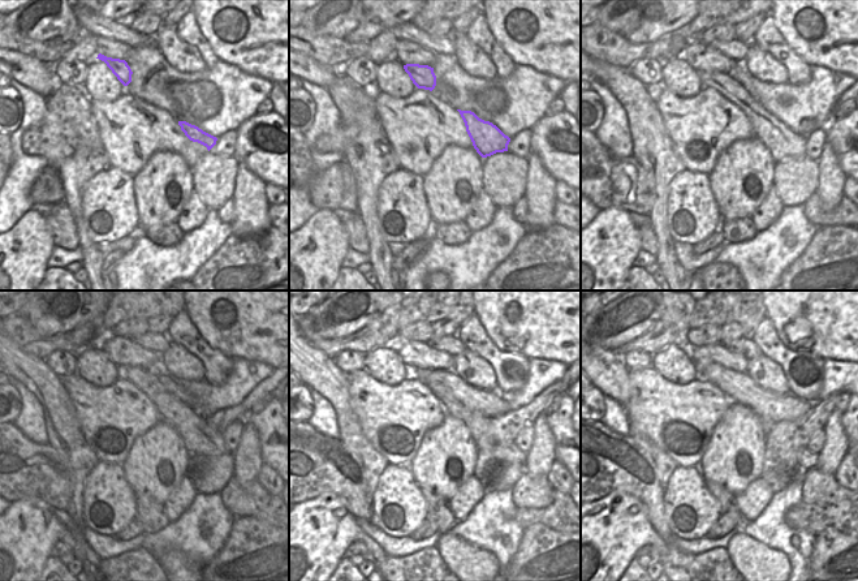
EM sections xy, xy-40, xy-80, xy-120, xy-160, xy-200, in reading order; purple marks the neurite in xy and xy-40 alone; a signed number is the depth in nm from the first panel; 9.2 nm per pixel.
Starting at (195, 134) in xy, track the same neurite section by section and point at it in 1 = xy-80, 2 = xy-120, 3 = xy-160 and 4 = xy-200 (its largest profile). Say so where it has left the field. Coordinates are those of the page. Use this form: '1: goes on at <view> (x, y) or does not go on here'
1: goes on at xy-80 (781, 142)
2: goes on at xy-120 (199, 439)
3: goes on at xy-160 (505, 453)
4: goes on at xy-200 (807, 460)

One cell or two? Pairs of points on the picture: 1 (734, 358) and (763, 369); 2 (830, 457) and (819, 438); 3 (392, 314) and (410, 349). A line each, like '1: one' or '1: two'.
1: two
2: two
3: two

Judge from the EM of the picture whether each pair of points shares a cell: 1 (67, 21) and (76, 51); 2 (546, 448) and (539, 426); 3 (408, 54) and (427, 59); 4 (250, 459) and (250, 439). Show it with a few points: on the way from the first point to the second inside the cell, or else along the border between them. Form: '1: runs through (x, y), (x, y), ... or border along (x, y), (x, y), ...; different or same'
1: border along (85, 33), (74, 42); different
2: runs through (543, 443), (542, 431); same
3: runs through (413, 54), (422, 56); same
4: runs through (250, 453), (250, 444); same

